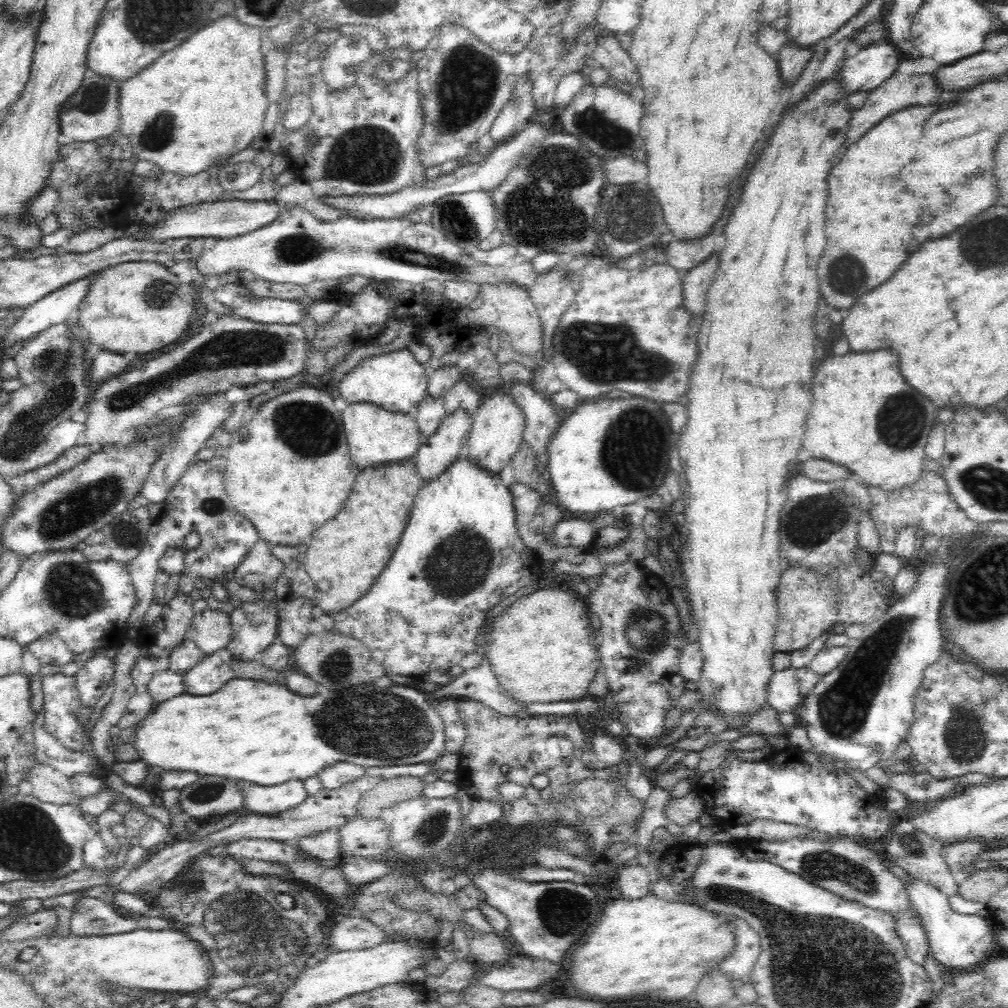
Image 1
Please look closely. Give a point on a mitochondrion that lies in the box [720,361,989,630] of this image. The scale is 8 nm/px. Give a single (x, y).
(813, 522)

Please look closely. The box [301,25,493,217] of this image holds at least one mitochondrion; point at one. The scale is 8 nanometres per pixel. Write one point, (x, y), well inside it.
(367, 154)

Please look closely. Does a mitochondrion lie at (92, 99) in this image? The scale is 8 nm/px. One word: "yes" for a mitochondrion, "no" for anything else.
yes

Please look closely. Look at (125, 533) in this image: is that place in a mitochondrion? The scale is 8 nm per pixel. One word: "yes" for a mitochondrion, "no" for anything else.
yes

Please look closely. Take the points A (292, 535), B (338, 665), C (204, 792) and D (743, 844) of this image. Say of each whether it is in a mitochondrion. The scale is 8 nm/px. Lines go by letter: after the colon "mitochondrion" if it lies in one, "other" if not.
A: other
B: mitochondrion
C: mitochondrion
D: other

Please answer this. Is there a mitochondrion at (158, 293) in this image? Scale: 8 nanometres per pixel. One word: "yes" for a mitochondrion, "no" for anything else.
yes

